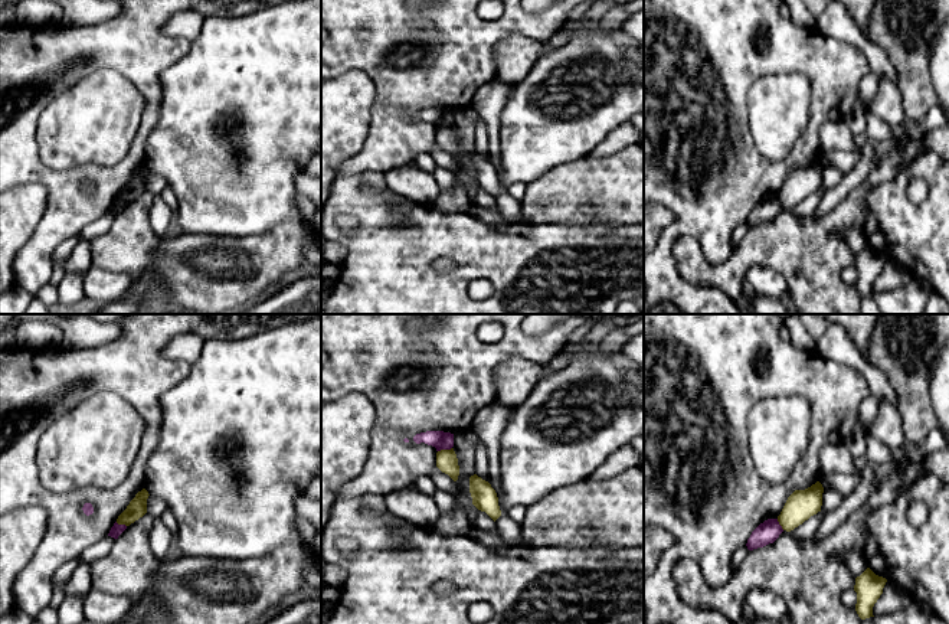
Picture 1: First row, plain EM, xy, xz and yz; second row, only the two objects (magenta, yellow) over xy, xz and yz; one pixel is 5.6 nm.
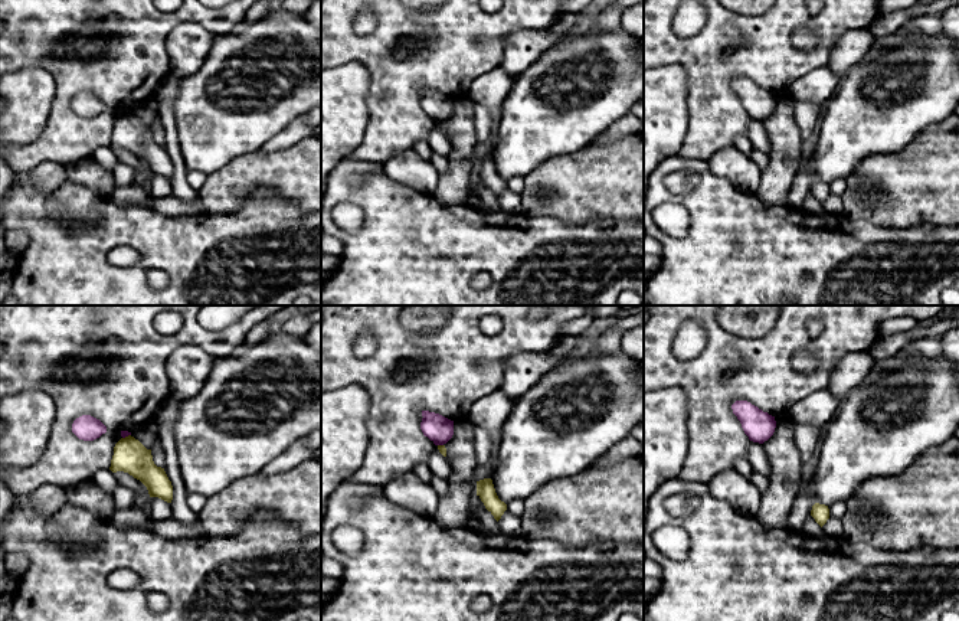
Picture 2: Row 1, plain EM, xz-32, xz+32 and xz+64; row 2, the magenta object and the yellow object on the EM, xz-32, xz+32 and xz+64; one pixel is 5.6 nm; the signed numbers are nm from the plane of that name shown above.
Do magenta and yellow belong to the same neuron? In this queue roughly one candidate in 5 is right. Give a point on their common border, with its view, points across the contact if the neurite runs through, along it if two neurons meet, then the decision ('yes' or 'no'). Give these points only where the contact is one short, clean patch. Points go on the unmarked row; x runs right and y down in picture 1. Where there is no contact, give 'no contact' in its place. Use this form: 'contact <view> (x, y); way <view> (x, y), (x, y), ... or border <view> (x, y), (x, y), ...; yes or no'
contact xz (444, 126); border xz (451, 124), (438, 128); no

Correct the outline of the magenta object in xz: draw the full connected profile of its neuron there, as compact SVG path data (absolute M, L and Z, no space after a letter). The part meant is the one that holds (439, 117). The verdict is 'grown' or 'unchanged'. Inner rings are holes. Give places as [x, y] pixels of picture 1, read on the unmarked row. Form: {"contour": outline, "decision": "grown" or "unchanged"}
{"contour": "M426 108L416 111L413 114L413 118L416 121L425 120L428 122L432 122L436 125L436 128L451 127L454 124L454 111L444 108Z", "decision": "unchanged"}

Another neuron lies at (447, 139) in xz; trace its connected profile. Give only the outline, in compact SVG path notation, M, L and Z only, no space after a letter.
M454 125L441 127L436 130L436 144L442 150L448 151L454 159L458 157L459 143L458 143L458 135Z

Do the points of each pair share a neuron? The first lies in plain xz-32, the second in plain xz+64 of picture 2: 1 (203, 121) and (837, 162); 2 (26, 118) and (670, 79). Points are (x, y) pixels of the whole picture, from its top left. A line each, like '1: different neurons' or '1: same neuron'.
1: same neuron
2: same neuron

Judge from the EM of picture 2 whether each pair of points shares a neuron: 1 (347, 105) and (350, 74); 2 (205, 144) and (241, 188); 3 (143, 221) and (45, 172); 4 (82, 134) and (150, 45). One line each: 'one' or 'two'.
1: one
2: two
3: two
4: one

